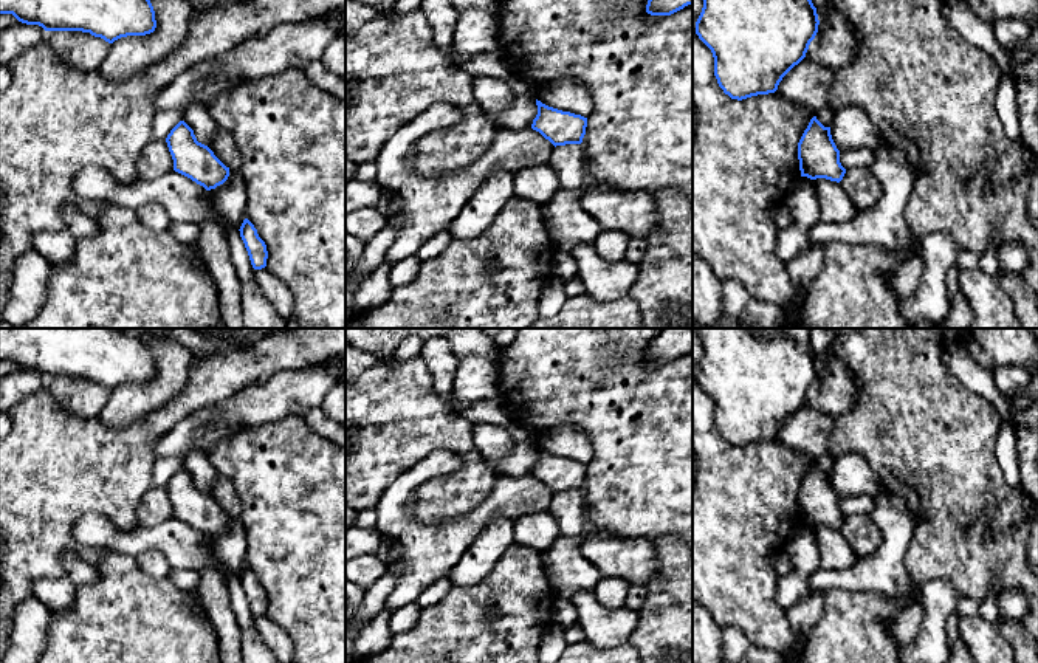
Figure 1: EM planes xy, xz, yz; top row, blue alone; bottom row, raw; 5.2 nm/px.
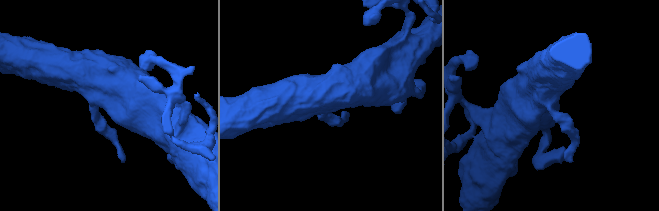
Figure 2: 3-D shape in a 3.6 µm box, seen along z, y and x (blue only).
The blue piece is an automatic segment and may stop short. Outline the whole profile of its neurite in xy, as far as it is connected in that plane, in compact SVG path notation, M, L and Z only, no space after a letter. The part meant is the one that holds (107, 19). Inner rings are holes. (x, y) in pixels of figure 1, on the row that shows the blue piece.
M0 0L0 14L12 14L19 22L39 25L45 31L90 33L108 43L127 36L146 36L156 28L150 0Z

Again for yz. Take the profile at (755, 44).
M703 0L696 34L713 53L719 87L742 101L775 93L782 77L806 57L818 25L812 0Z

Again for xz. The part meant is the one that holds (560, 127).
M536 99L538 115L531 129L539 132L555 147L581 144L586 135L587 118L548 107Z

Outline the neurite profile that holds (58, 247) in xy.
M40 231L34 235L34 249L51 265L67 265L73 260L76 237L68 231Z

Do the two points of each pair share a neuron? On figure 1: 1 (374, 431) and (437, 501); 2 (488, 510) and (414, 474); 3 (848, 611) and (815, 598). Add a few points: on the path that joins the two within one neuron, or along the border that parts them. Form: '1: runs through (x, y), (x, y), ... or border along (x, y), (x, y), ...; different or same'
1: runs through (408, 431), (443, 431), (467, 454), (467, 467); same
2: runs through (457, 533), (423, 533), (408, 518), (408, 505); same
3: border along (823, 592), (823, 614), (809, 635); different

